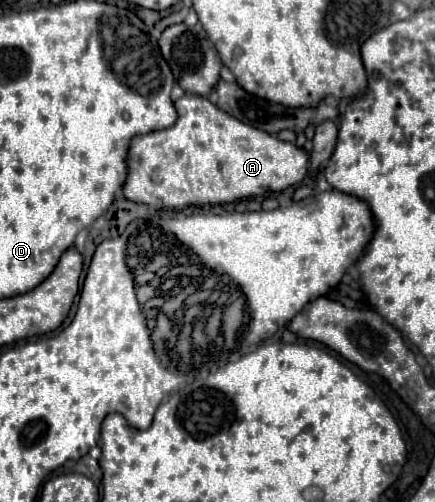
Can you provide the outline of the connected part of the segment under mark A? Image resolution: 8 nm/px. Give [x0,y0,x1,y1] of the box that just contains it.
[123,95,307,209]

